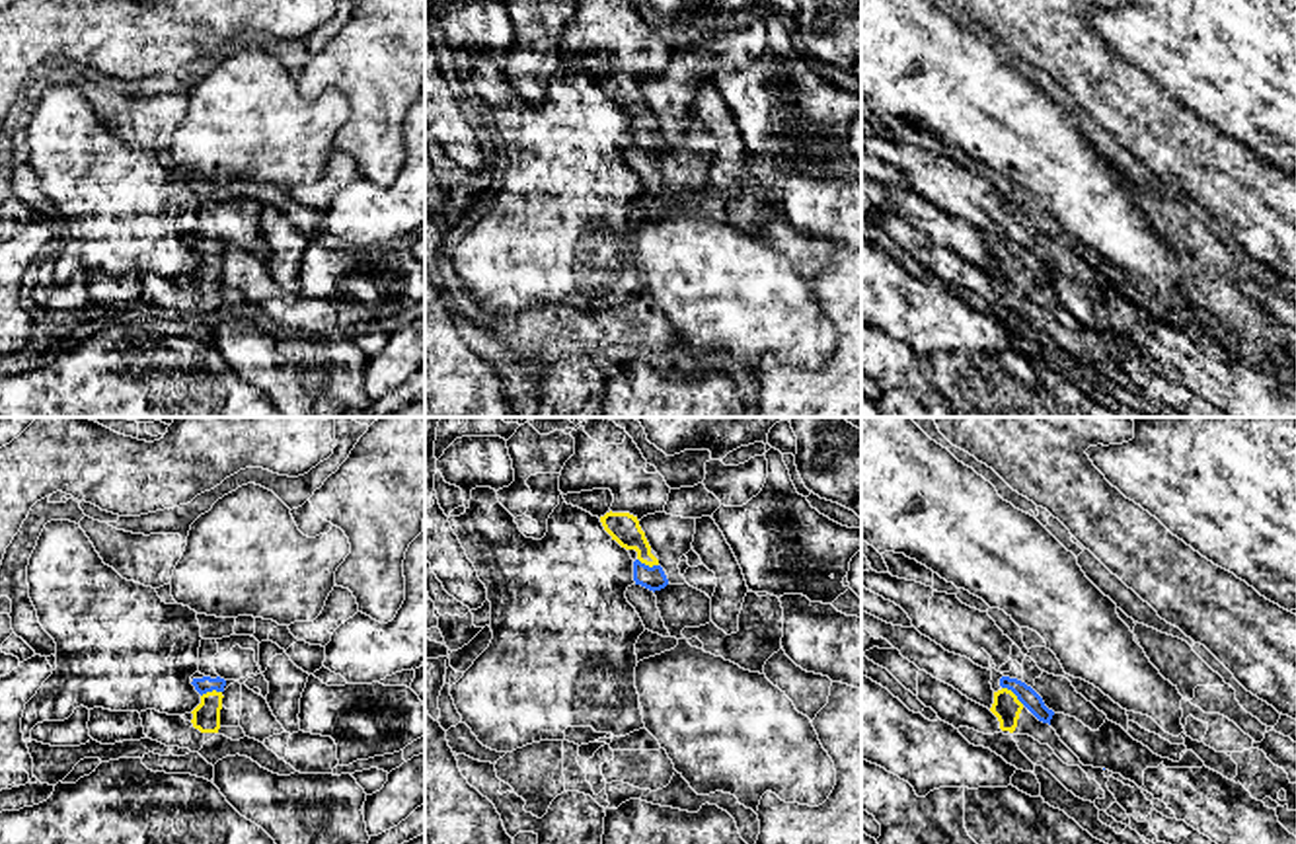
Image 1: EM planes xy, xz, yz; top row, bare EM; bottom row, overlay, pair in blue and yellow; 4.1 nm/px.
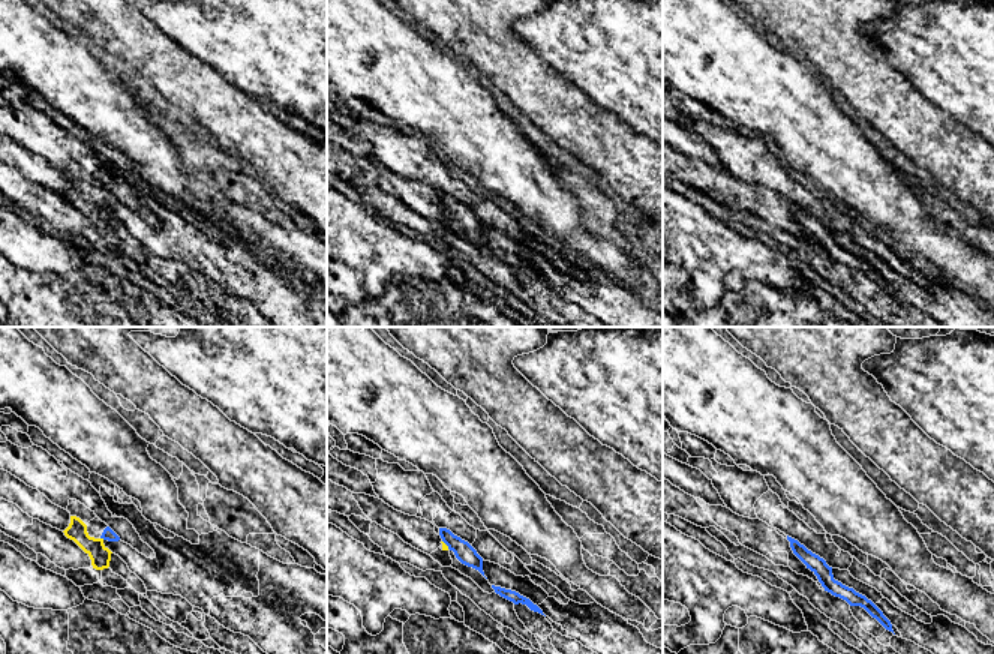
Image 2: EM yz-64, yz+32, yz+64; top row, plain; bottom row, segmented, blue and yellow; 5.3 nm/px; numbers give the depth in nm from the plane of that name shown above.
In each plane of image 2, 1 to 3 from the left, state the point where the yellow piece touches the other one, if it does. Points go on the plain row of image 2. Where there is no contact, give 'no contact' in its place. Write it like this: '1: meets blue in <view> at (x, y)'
1: meets blue in yz-64 at (102, 201)
2: meets blue in yz+32 at (446, 207)
3: no contact

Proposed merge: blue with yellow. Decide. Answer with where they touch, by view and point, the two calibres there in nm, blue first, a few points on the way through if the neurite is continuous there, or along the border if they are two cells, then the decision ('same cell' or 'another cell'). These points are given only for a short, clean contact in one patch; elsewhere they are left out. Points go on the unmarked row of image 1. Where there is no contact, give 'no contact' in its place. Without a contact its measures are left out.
yz (1014, 256) | 80/120 nm | across yz (1026, 258), (1014, 256), (1006, 269) | same cell

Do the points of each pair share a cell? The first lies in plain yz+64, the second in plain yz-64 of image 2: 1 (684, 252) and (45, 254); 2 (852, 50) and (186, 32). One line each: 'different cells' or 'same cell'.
1: same cell
2: different cells

